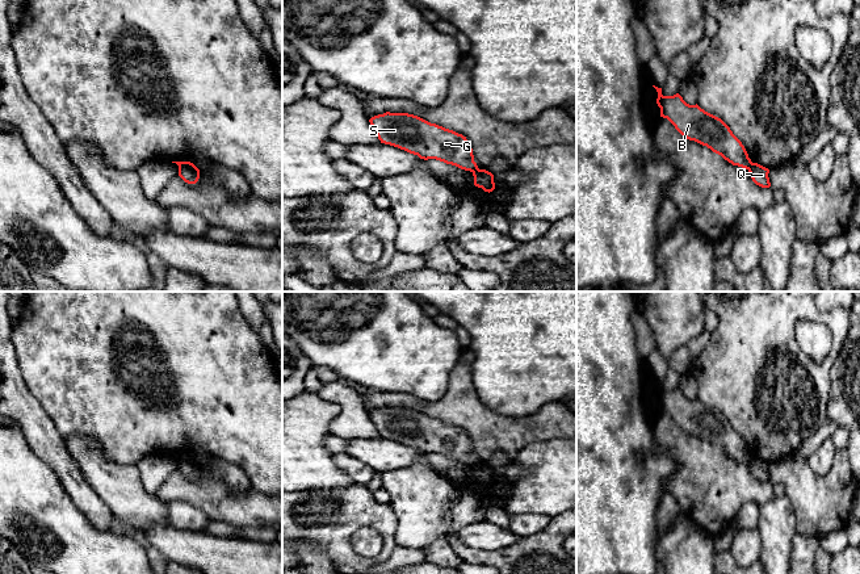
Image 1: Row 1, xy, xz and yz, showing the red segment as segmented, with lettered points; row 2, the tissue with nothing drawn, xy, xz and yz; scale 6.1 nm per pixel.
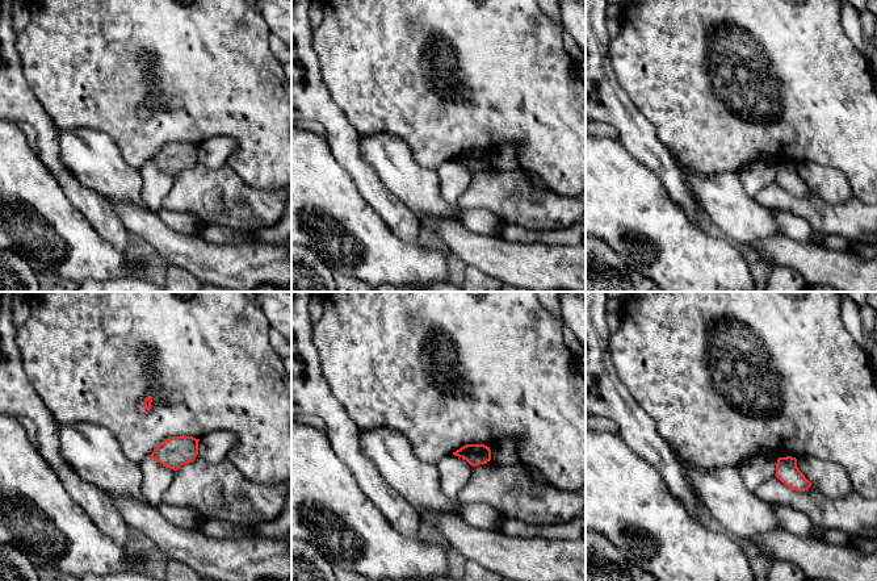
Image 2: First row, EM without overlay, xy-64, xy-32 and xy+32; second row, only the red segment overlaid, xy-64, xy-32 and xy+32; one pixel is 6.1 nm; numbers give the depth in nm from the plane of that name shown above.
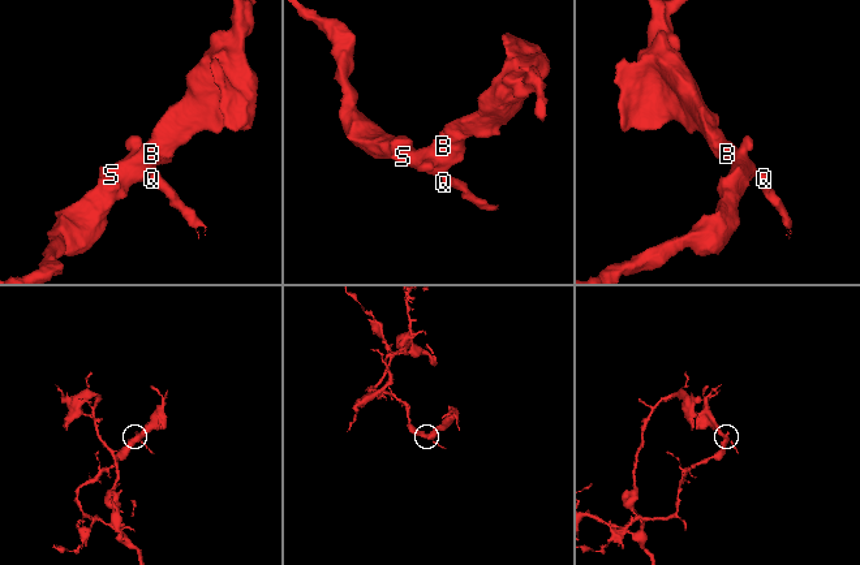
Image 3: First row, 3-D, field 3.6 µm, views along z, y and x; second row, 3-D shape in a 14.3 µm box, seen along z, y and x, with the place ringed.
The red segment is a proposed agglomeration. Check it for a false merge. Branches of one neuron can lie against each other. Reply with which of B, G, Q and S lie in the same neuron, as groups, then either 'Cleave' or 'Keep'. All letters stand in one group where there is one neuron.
Groups: B G S / Q. Cleave

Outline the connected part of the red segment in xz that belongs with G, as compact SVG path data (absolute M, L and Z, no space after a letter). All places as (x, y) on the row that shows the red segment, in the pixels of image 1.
M386 112L372 117L369 122L381 143L424 160L436 159L470 172L479 169L473 148L462 134L408 113Z

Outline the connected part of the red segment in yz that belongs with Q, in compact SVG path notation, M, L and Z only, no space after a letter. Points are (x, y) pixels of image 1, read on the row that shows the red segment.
M752 163L751 167L748 168L750 176L752 179L752 181L762 187L762 188L769 188L771 183L769 183L769 169L758 164L758 163Z

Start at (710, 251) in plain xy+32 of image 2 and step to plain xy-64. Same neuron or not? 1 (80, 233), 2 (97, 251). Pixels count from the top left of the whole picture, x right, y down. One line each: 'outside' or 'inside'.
1: inside
2: inside

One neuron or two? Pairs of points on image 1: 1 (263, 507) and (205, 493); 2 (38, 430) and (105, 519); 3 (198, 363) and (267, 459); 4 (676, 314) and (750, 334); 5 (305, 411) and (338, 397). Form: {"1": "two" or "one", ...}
{"1": "one", "2": "one", "3": "one", "4": "two", "5": "two"}

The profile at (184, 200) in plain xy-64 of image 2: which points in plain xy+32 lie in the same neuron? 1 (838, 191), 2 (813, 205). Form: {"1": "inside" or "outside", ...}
{"1": "outside", "2": "inside"}

